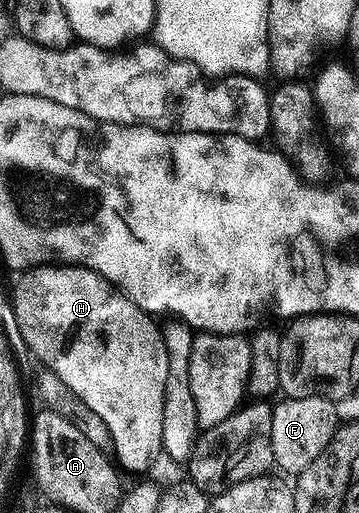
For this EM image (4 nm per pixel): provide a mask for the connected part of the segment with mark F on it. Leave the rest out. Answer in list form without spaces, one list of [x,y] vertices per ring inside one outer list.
[[[286,397],[282,402],[274,405],[272,415],[272,455],[274,464],[283,474],[291,473],[297,475],[304,471],[328,447],[328,443],[333,439],[334,432],[338,430],[339,420],[337,417],[337,407],[335,402],[328,397]]]

